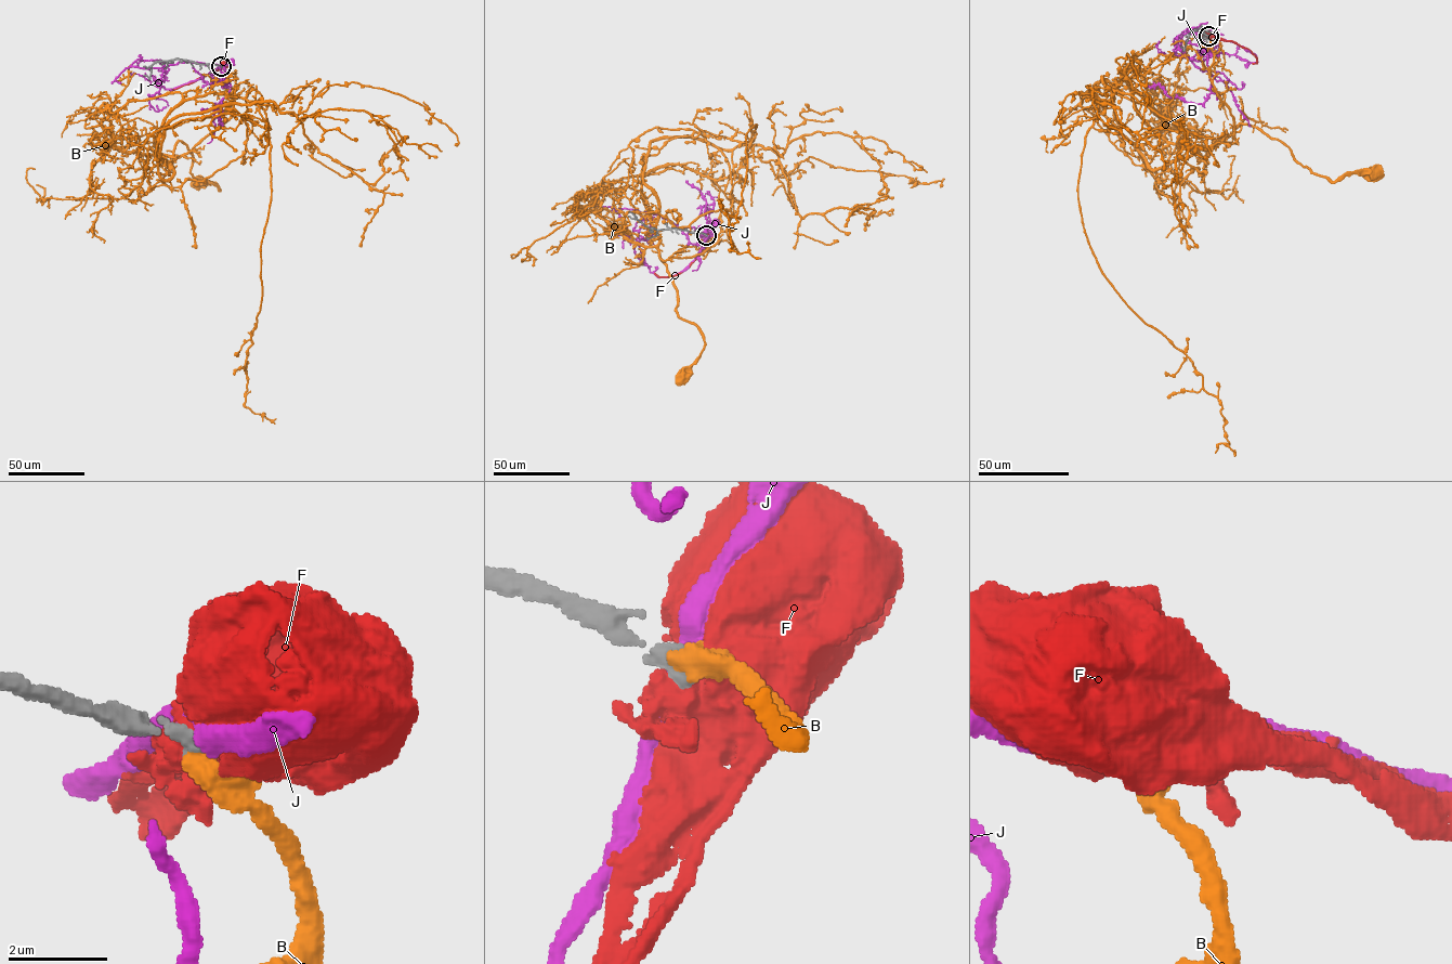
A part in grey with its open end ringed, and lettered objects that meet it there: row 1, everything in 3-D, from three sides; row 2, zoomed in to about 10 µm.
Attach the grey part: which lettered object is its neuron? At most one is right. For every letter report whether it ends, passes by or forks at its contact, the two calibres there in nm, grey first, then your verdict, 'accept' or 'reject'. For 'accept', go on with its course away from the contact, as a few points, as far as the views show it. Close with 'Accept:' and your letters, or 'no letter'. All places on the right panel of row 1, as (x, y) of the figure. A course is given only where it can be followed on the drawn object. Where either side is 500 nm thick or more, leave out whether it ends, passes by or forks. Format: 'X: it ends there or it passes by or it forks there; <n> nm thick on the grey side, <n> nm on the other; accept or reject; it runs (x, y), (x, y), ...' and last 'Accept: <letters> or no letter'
B: 440 nm thick on the grey side, 500 nm on the other; accept; it runs (1208, 36), (1211, 81), (1238, 141), (1227, 142), (1240, 124), (1250, 125), (1333, 181), (1372, 173)
F: 440 nm thick on the grey side, 650 nm on the other; reject
J: it passes by; 440 nm thick on the grey side, 380 nm on the other; reject
Accept: B

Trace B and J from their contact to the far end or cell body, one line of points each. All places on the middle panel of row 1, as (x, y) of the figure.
B: (706, 235), (718, 240), (695, 256), (663, 260), (658, 250), (677, 290), (677, 314), (705, 341), (683, 375)
J: (706, 235), (715, 222)

